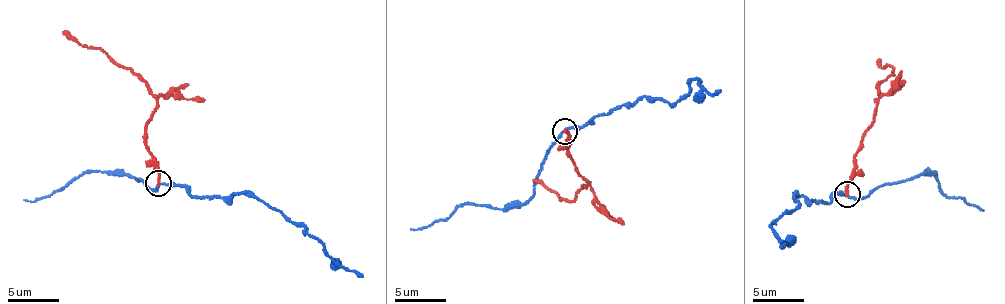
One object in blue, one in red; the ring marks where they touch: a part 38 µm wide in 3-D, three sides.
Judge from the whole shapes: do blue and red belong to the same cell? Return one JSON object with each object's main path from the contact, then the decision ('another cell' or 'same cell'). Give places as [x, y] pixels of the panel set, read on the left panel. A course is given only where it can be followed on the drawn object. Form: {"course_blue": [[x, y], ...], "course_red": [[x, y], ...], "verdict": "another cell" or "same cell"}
{"course_blue": [[158, 184], [178, 183], [199, 197], [247, 193], [303, 223], [349, 270], [362, 276]], "course_red": [[158, 184], [156, 160], [145, 135], [155, 96], [133, 73], [106, 53], [86, 49], [62, 32]], "verdict": "another cell"}

